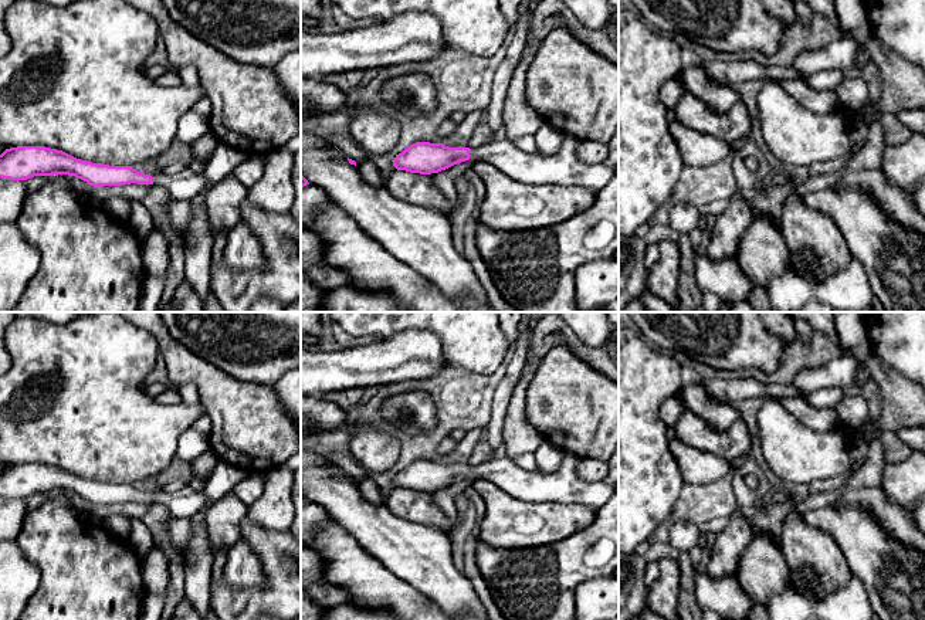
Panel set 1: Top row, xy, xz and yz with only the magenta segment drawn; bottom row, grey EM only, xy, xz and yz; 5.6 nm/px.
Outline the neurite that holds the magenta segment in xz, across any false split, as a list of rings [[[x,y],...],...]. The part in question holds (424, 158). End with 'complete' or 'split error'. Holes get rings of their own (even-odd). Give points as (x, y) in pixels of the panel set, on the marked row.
[[[563,133],[560,149],[549,156],[529,155],[506,139],[495,139],[477,149],[448,148],[443,143],[416,142],[392,160],[397,170],[431,175],[465,160],[482,160],[524,184],[555,184],[600,190],[619,170],[619,165],[583,163],[577,157],[582,140]]]; split error

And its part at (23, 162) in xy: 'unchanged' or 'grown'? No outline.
grown

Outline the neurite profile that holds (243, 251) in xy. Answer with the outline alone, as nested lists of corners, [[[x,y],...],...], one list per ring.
[[[241,221],[228,231],[223,262],[226,268],[238,271],[261,270],[265,265],[260,241]]]

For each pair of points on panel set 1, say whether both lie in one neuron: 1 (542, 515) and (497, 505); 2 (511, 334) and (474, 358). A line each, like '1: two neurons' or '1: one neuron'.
1: one neuron
2: two neurons

